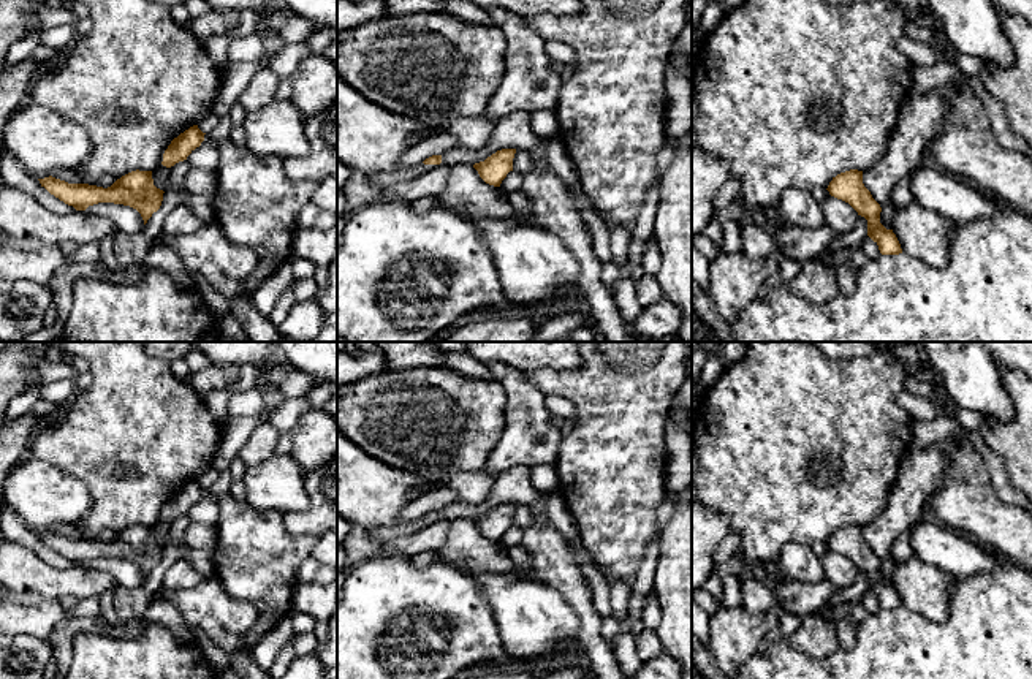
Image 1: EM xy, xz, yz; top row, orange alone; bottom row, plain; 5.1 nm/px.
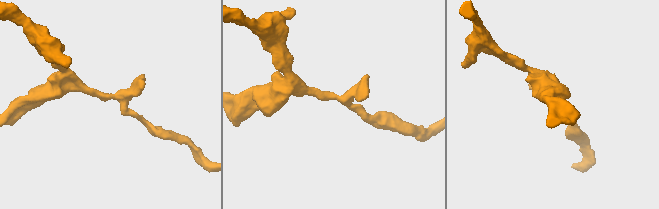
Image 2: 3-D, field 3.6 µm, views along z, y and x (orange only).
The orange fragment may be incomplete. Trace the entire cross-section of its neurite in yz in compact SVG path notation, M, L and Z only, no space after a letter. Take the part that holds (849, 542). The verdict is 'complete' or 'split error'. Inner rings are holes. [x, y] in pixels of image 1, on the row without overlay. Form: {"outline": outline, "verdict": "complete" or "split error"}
{"outline": "M850 524L837 529L833 532L826 544L831 551L848 557L858 570L867 575L867 590L878 600L882 609L902 608L893 584L886 584L880 578L882 562L864 541L863 525Z", "verdict": "complete"}

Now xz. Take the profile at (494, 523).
{"outline": "M502 503L488 511L484 516L475 518L473 522L480 532L494 541L500 541L502 535L513 525L513 513L516 503Z", "verdict": "complete"}

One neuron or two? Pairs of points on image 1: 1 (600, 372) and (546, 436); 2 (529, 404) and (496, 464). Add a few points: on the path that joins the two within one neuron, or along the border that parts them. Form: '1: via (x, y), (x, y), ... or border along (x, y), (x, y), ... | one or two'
1: border along (564, 437), (554, 462) | two
2: via (527, 418), (527, 432), (510, 450) | one

